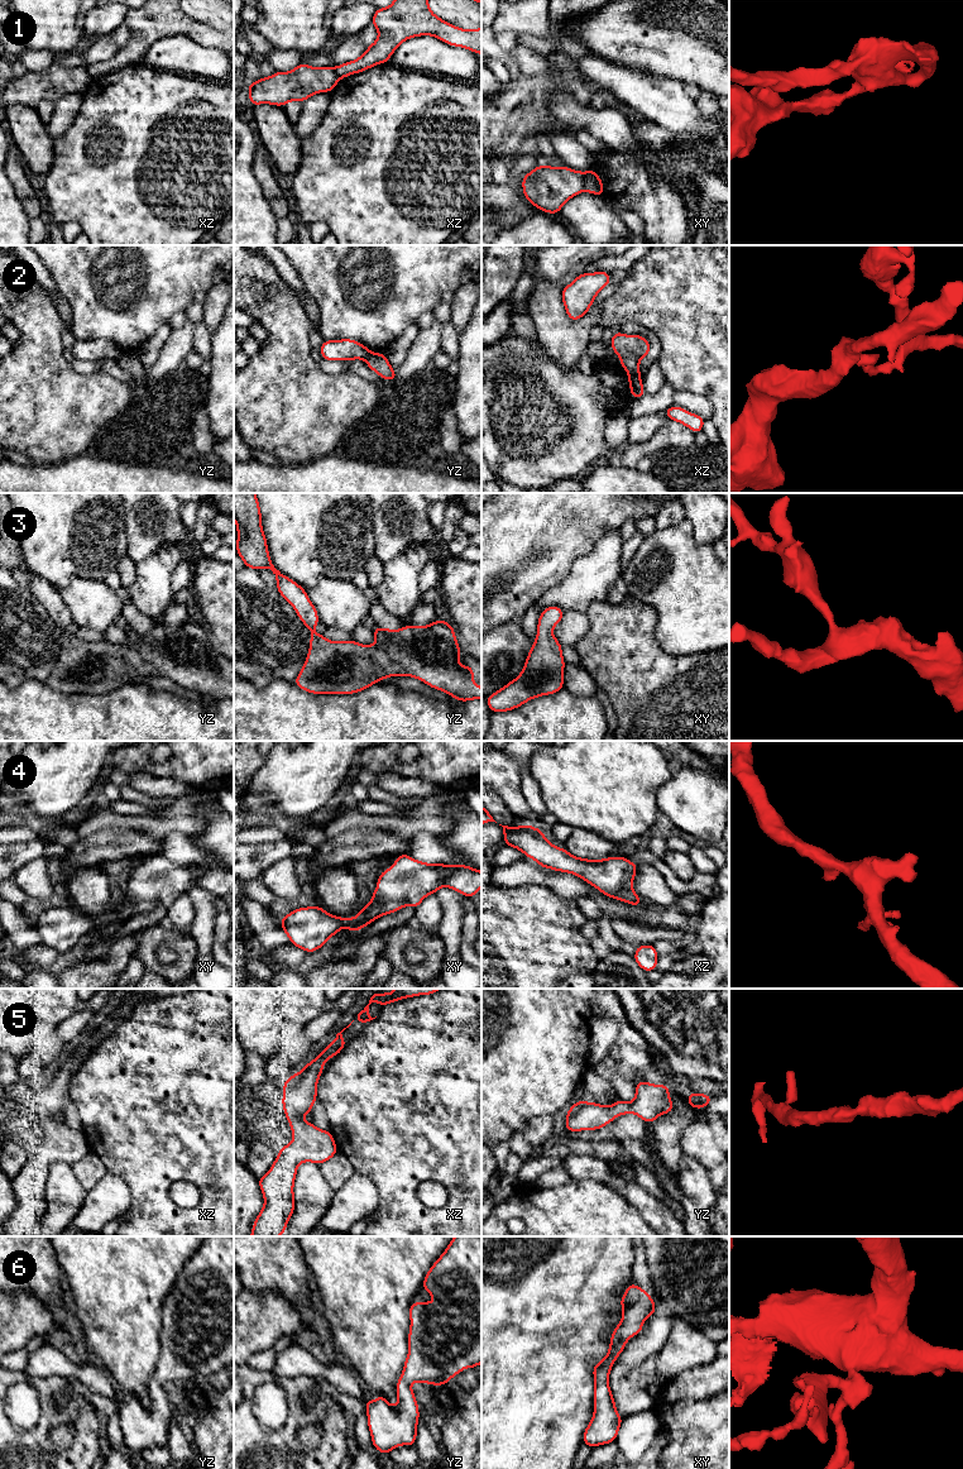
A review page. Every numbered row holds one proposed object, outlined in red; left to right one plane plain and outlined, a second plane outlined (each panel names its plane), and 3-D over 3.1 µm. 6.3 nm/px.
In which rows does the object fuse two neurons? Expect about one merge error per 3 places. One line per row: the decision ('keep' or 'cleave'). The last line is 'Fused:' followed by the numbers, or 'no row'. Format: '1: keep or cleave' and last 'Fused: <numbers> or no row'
1: cleave
2: cleave
3: keep
4: keep
5: keep
6: keep
Fused: 1, 2

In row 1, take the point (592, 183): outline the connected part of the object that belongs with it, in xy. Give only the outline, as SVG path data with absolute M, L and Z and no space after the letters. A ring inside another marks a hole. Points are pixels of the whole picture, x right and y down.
M591 169L586 171L584 181L584 191L598 196L604 195L604 183L600 181L598 172Z

